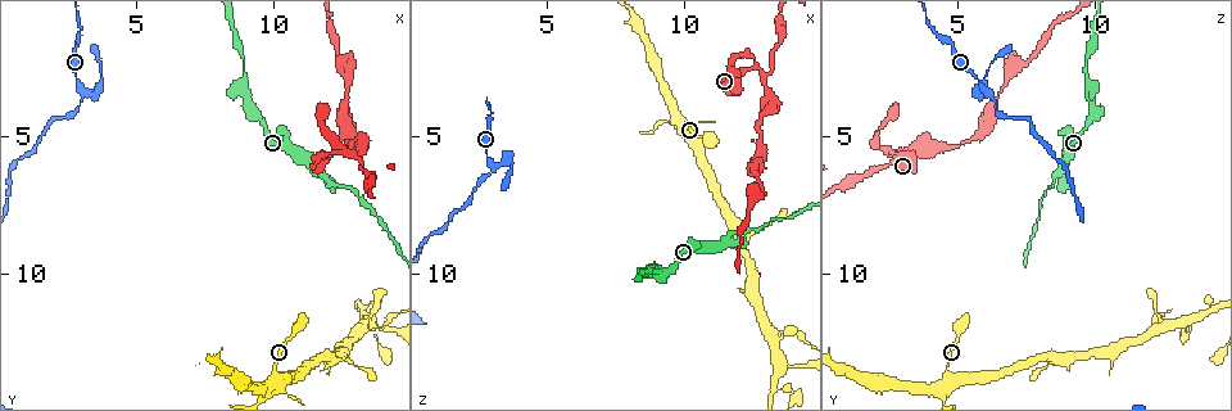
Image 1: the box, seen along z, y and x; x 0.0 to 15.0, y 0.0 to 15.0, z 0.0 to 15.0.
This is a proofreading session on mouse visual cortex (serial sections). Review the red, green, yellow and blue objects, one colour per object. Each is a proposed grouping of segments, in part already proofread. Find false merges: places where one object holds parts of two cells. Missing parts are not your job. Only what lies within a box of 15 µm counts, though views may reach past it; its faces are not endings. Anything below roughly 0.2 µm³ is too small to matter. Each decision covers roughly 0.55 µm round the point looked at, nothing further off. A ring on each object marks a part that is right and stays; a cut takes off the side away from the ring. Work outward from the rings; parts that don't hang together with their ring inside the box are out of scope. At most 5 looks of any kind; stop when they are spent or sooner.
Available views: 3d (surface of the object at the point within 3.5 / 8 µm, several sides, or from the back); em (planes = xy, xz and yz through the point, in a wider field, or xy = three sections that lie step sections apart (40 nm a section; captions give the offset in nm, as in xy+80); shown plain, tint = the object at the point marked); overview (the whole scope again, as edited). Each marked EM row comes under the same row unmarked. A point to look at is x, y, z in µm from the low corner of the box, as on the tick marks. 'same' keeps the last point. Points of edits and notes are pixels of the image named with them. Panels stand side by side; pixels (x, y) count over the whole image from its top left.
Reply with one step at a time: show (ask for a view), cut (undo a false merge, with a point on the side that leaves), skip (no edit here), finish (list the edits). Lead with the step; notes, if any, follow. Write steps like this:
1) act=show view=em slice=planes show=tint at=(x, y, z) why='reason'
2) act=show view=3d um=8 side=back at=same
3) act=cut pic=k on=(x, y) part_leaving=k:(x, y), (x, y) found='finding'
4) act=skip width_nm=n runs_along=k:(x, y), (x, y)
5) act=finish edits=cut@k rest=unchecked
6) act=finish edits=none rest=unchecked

act=show view=3d um=3.5 at=(12.5, 5.5, 2.5)

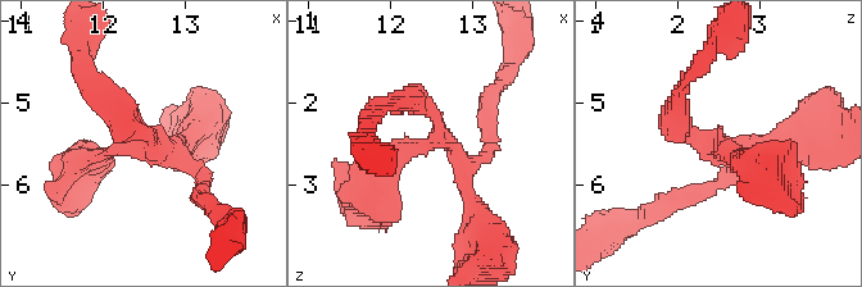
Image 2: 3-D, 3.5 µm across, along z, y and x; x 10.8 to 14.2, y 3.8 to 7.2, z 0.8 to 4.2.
act=show view=em slice=xy step=3 show=tint at=(12.55, 5.45, 2.40) why='shape alone is not enough'

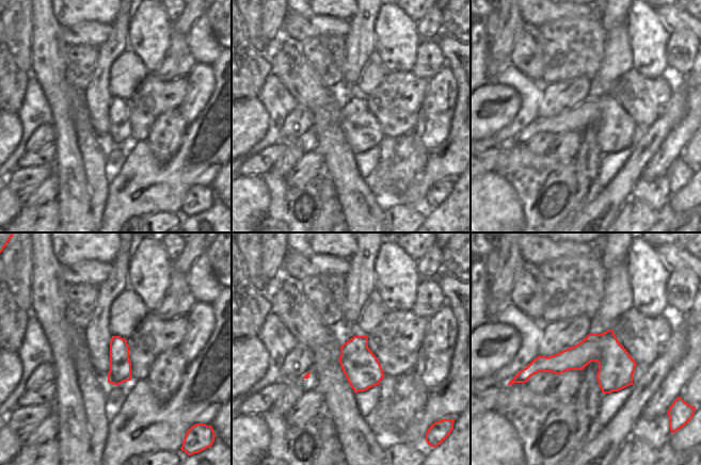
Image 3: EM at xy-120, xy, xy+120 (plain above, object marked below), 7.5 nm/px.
act=skip runs_along=2:(81, 163), (187, 139) found='all the same cell'

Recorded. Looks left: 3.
act=show view=3d um=3.5 side=back at=(3.0, 3.7, 6.3) why='calibre changes'

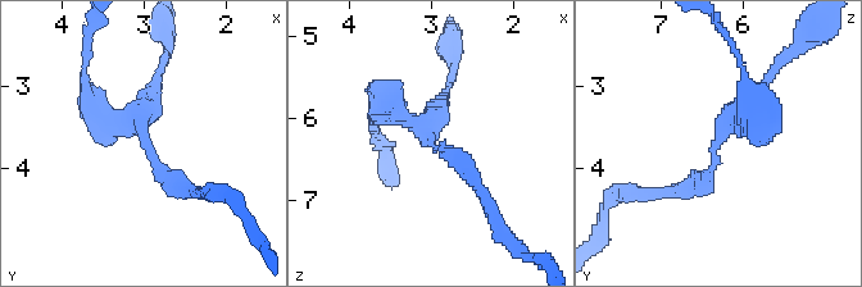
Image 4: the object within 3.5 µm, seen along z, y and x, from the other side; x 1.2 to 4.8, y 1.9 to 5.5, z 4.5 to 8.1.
act=show view=em slice=xy step=5 show=tint at=(3.00, 3.60, 6.30)

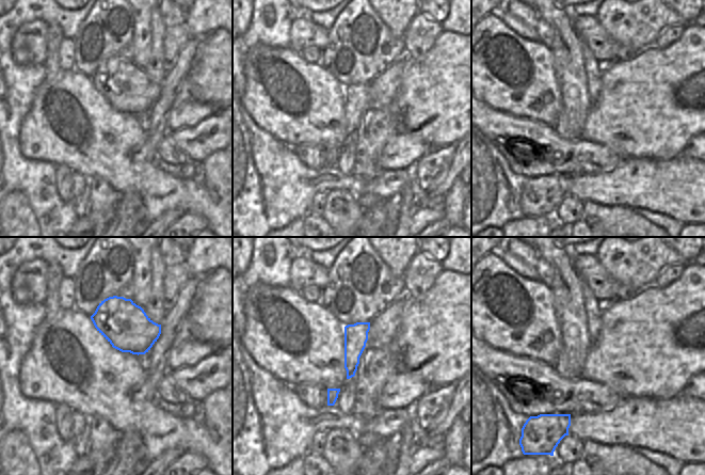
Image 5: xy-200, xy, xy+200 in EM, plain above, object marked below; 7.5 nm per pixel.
act=skip width_nm=180 runs_along=4:(767, 78), (721, 128), (715, 164), (681, 188) found='continuous, no second cell'

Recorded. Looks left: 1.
act=finish edits=none rest=unchecked

